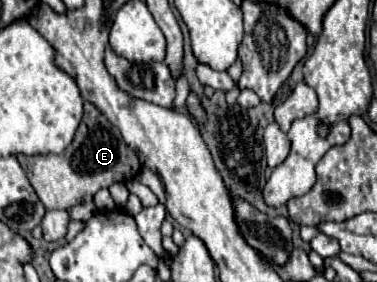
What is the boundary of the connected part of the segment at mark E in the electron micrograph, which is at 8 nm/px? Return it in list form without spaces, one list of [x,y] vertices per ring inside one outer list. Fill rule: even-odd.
[[[84,102],[82,124],[78,126],[72,144],[62,154],[18,154],[18,162],[46,210],[70,210],[82,202],[90,202],[100,188],[108,188],[114,182],[128,182],[142,170],[138,156],[130,152],[120,130],[114,128],[110,120],[106,120],[106,116],[90,102]]]

